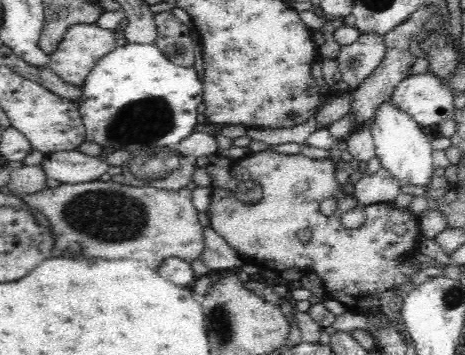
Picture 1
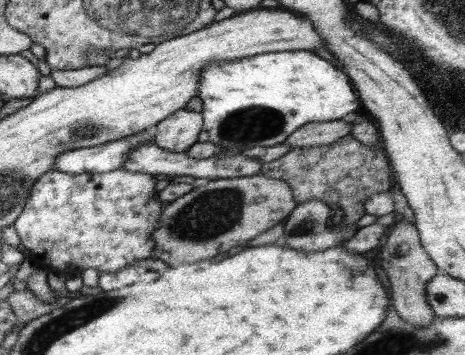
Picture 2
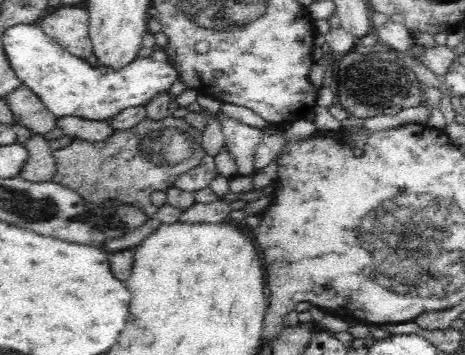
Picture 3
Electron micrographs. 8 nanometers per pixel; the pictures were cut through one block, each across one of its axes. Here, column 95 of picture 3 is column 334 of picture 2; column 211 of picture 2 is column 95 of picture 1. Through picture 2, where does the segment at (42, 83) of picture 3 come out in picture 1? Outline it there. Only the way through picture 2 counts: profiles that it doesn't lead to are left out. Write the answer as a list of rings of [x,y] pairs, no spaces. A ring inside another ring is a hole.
[[[154,44],[118,46],[100,58],[88,80],[80,86],[80,100],[76,100],[86,128],[86,142],[94,142],[110,152],[128,150],[130,154],[144,152],[150,146],[178,146],[200,124],[196,110],[200,102],[204,102],[204,82],[198,80],[194,68],[178,68]]]

